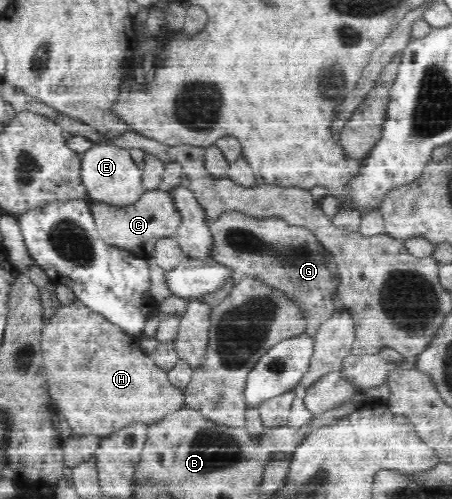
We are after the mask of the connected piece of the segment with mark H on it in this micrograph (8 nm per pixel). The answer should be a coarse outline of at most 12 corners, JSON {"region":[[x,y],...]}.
{"region":[[74,299],[41,337],[72,436],[184,408],[139,336]]}

